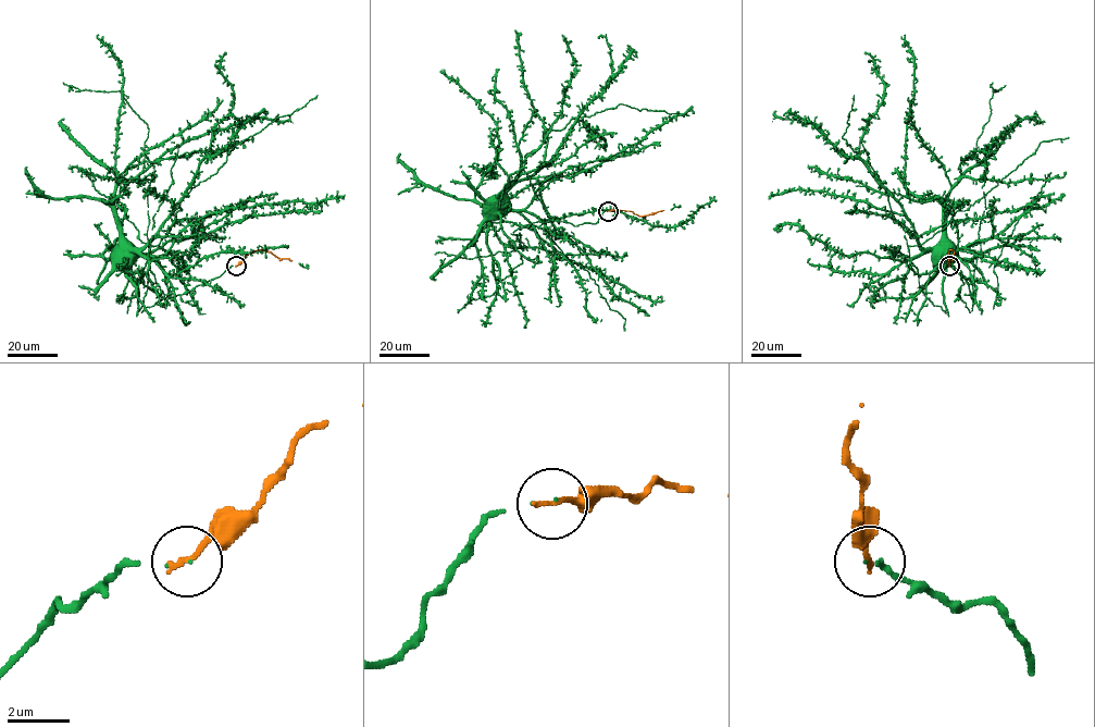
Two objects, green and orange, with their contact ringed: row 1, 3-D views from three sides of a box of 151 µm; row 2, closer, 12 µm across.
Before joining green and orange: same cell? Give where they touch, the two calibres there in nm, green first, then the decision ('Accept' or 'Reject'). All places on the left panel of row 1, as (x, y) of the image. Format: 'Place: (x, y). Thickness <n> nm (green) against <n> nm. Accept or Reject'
Place: (236, 266). Thickness 30 nm (green) against 190 nm. Accept

